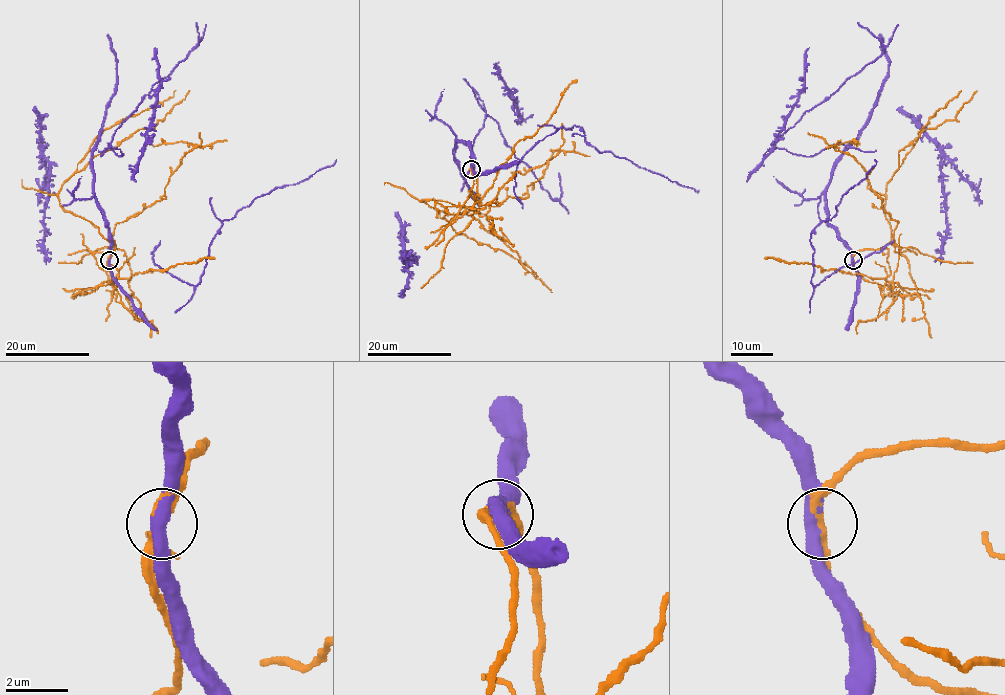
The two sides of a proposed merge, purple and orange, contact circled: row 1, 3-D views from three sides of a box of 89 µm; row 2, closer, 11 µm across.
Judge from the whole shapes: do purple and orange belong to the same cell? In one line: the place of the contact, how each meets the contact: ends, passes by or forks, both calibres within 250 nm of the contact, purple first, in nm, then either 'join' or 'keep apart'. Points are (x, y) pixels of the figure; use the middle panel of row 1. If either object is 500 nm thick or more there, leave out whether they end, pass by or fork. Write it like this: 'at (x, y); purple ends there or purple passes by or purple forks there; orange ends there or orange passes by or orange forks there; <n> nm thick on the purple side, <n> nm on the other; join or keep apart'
at (471, 169); purple passes by; orange forks there; 420 nm thick on the purple side, 220 nm on the other; keep apart

